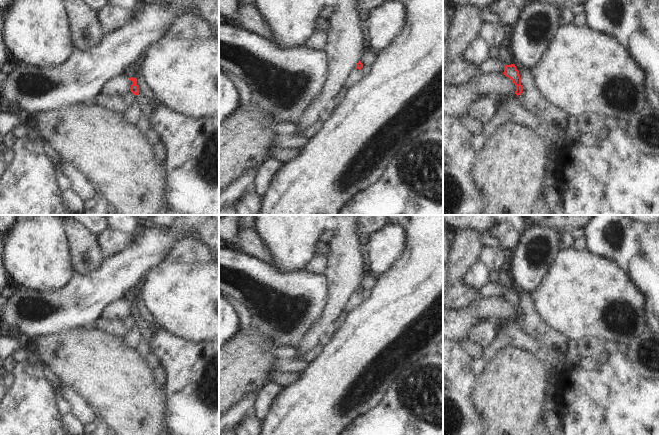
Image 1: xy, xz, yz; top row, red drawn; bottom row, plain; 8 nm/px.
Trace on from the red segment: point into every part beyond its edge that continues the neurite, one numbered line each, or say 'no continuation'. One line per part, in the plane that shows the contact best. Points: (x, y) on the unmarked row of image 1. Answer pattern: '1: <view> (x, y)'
no continuation

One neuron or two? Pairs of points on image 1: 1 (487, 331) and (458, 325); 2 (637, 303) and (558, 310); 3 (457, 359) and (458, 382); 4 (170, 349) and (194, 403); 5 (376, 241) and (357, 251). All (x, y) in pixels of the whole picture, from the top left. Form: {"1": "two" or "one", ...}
{"1": "two", "2": "one", "3": "one", "4": "one", "5": "two"}

